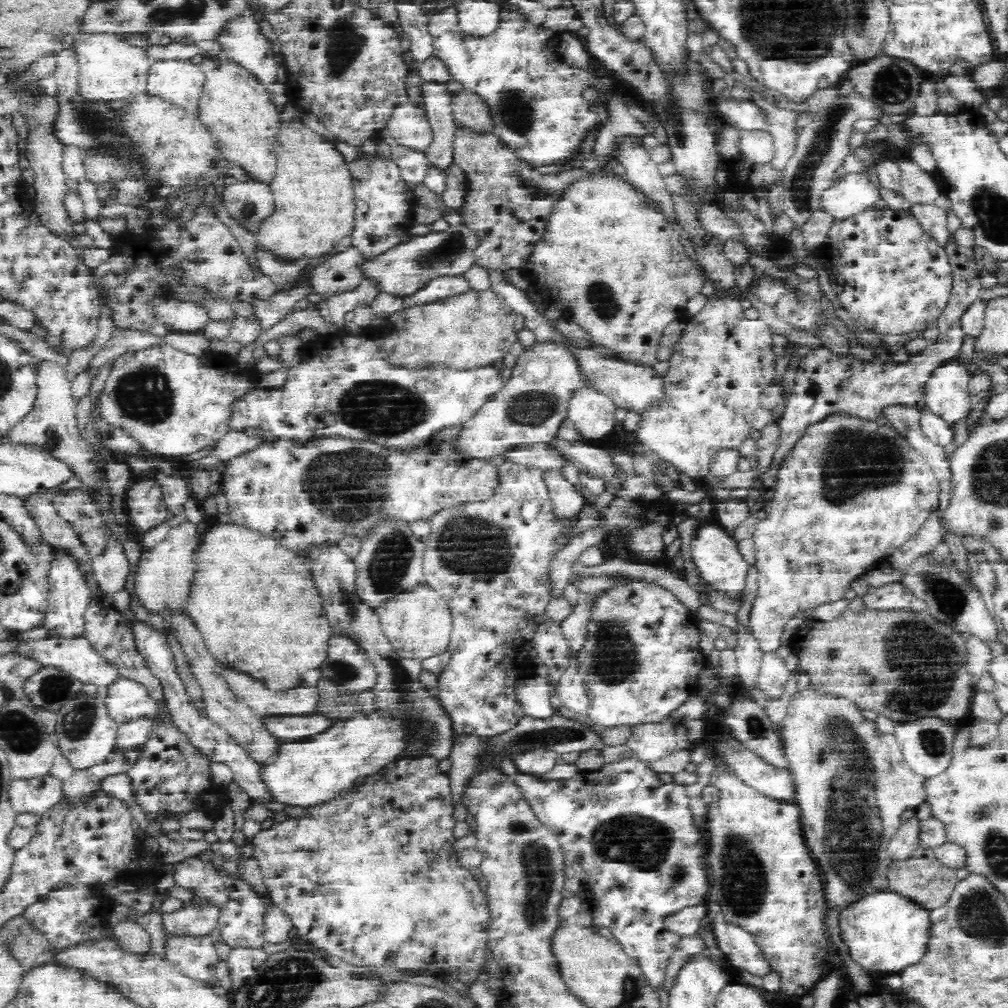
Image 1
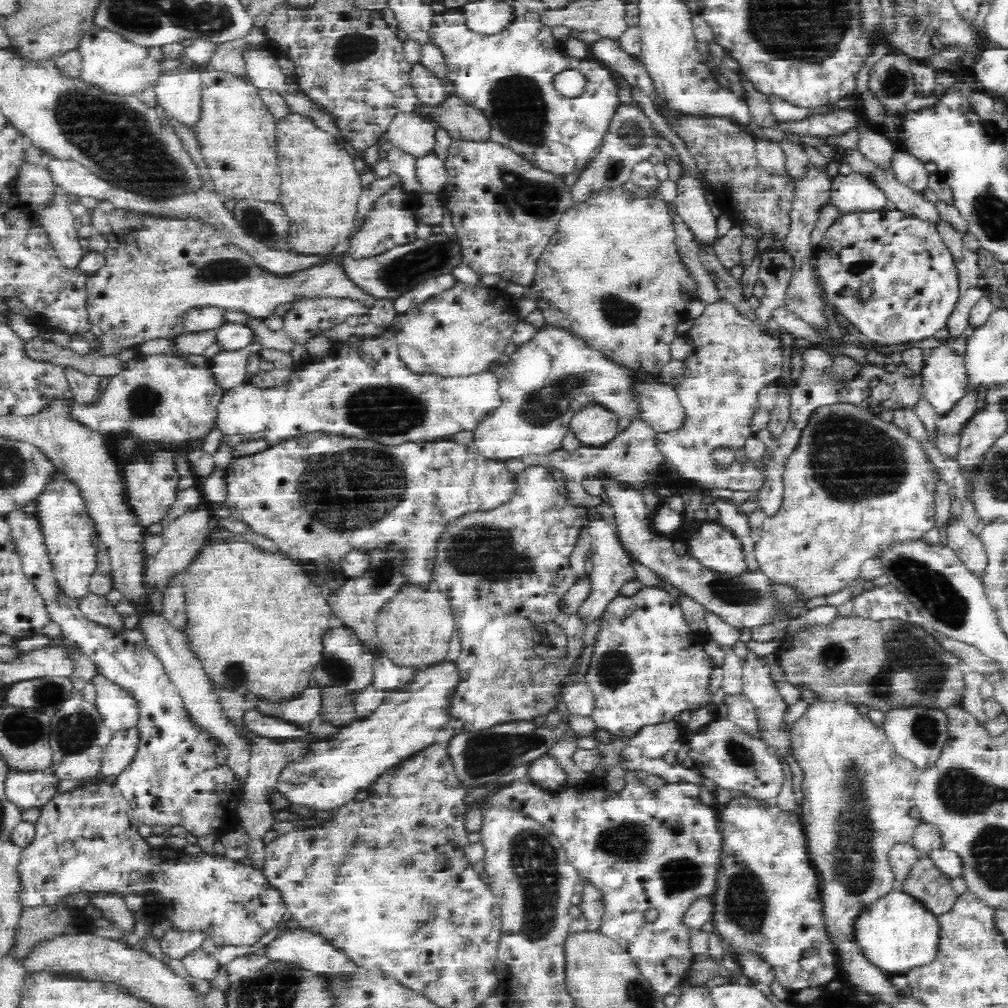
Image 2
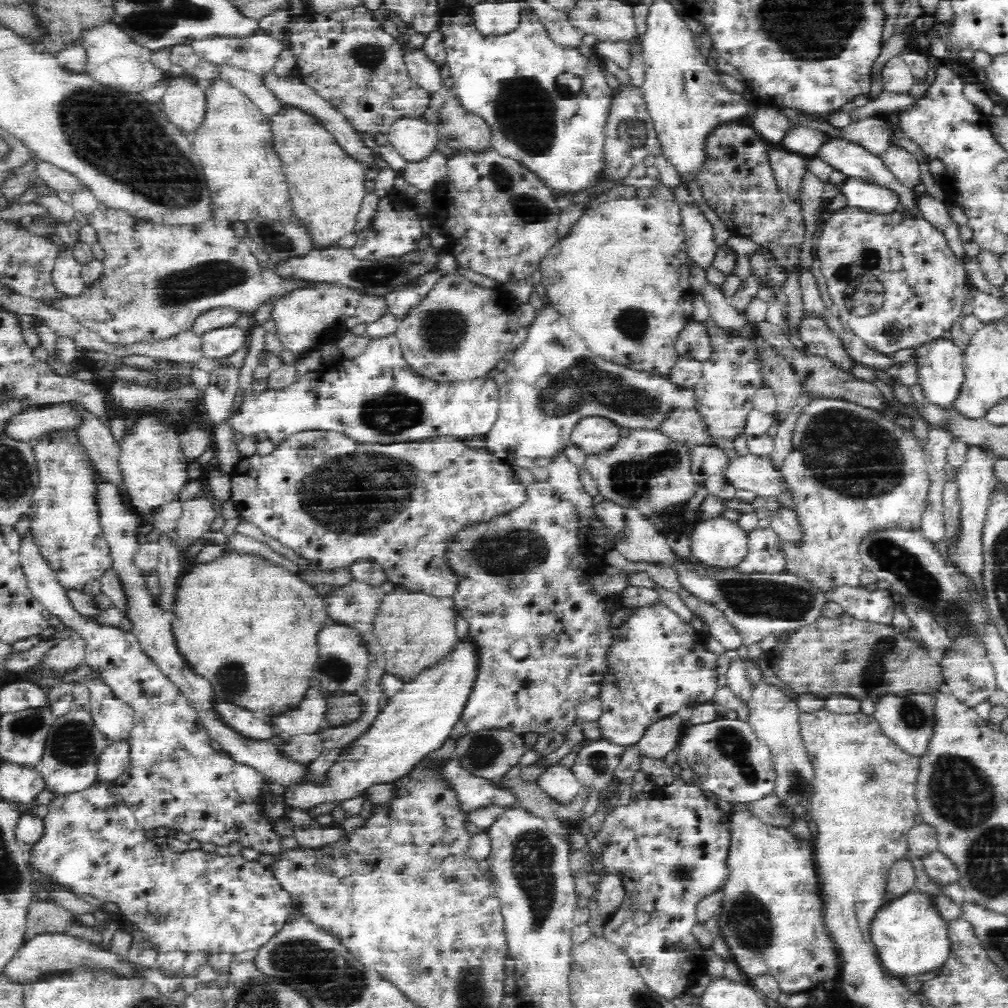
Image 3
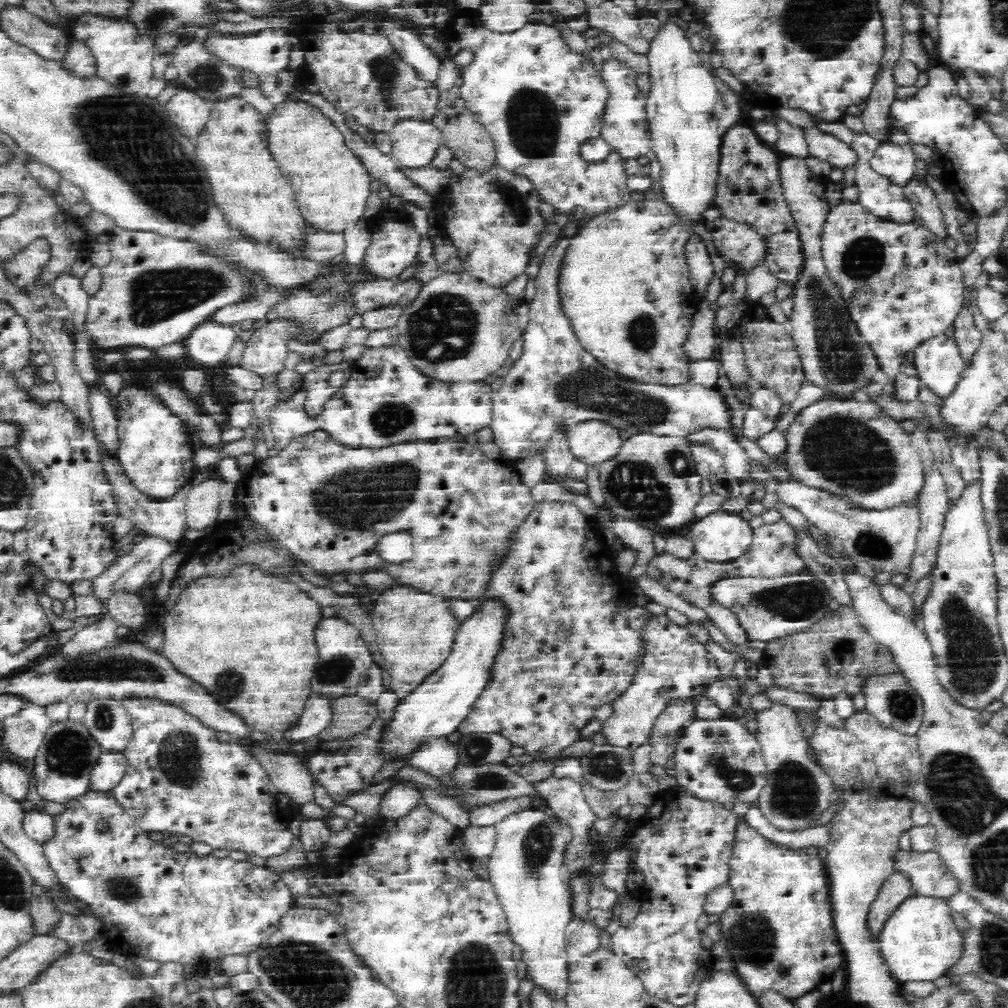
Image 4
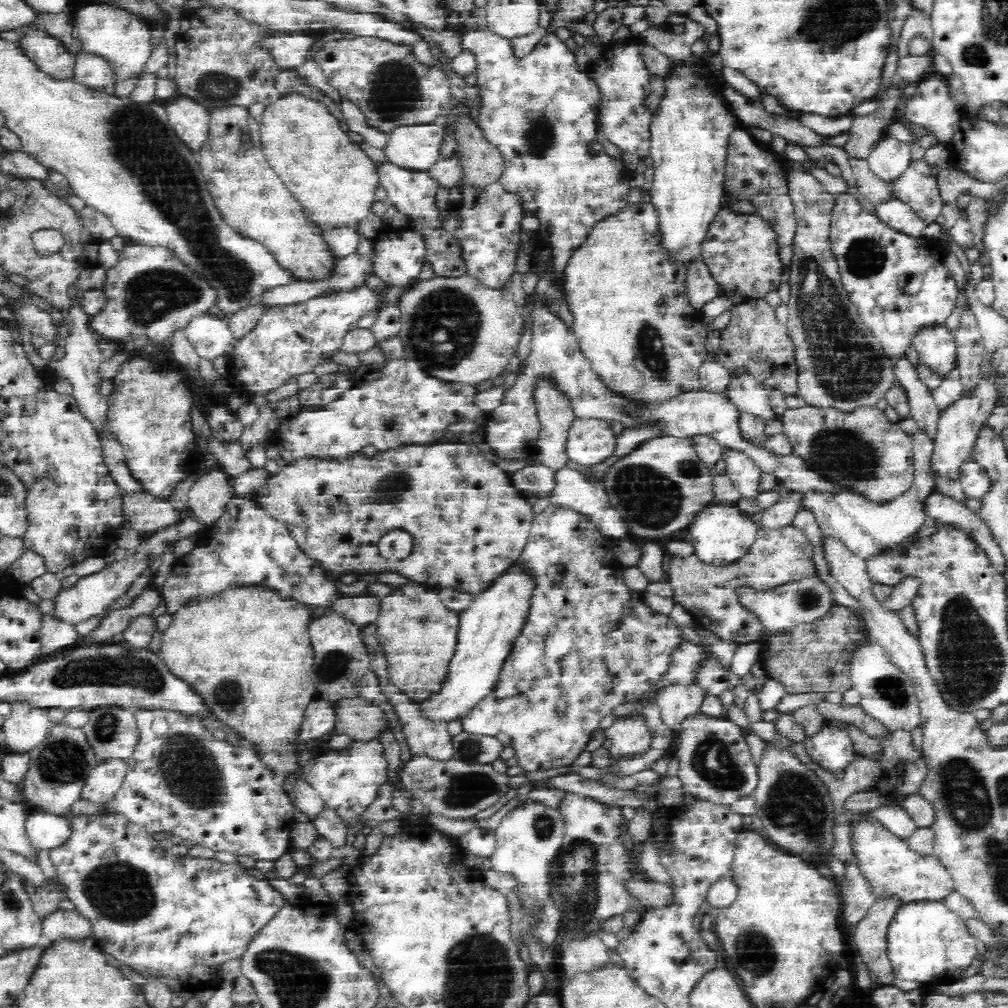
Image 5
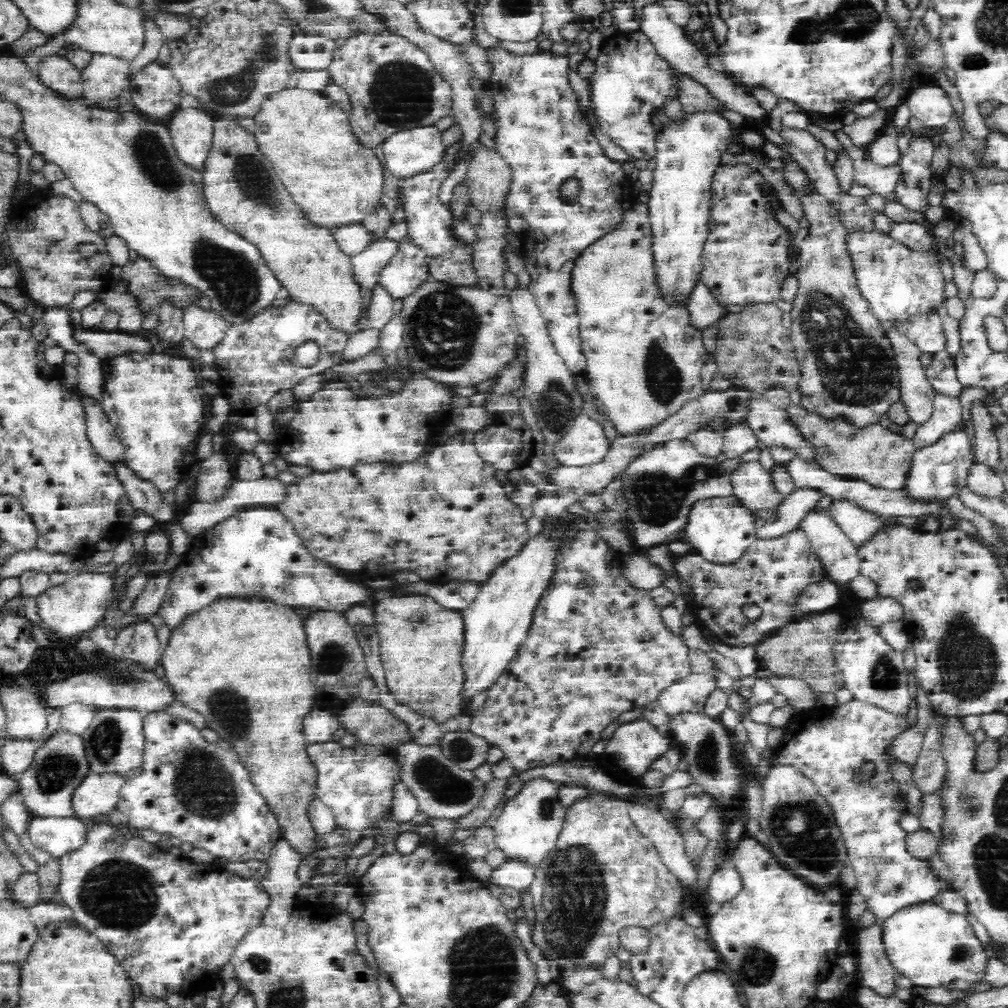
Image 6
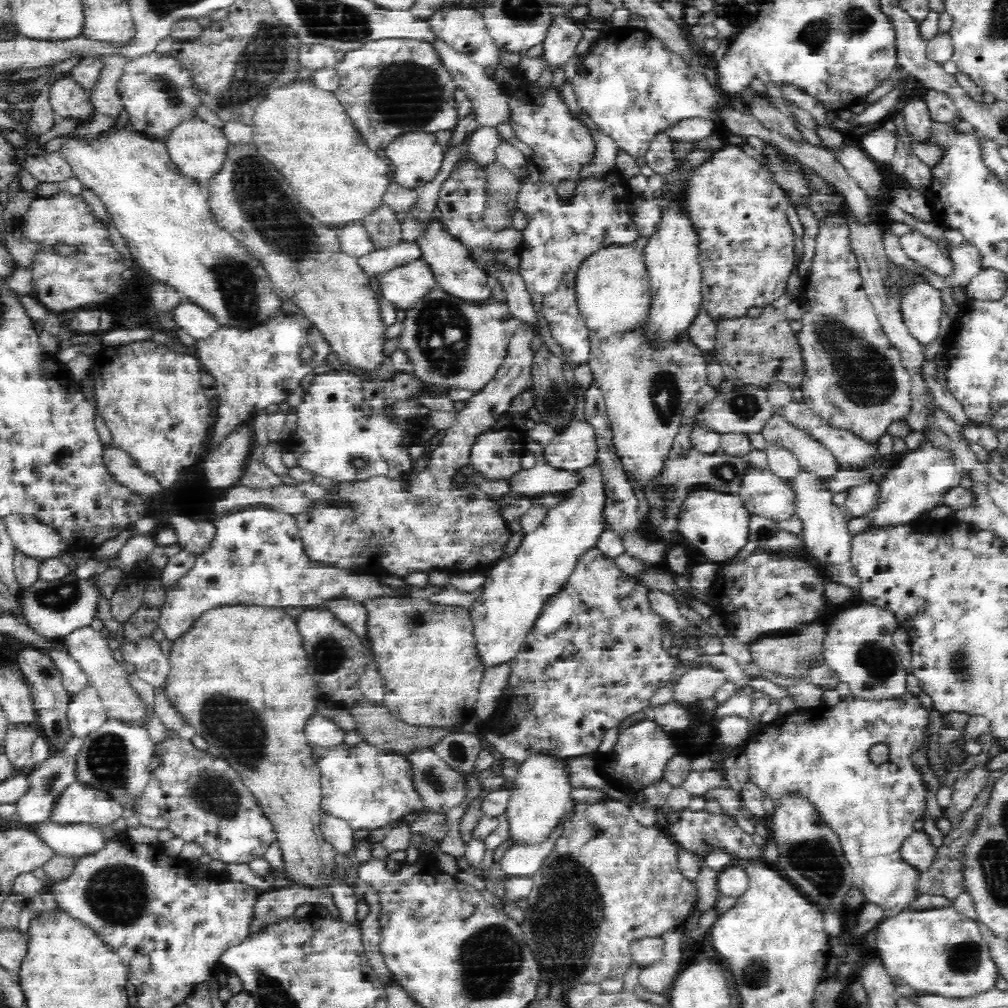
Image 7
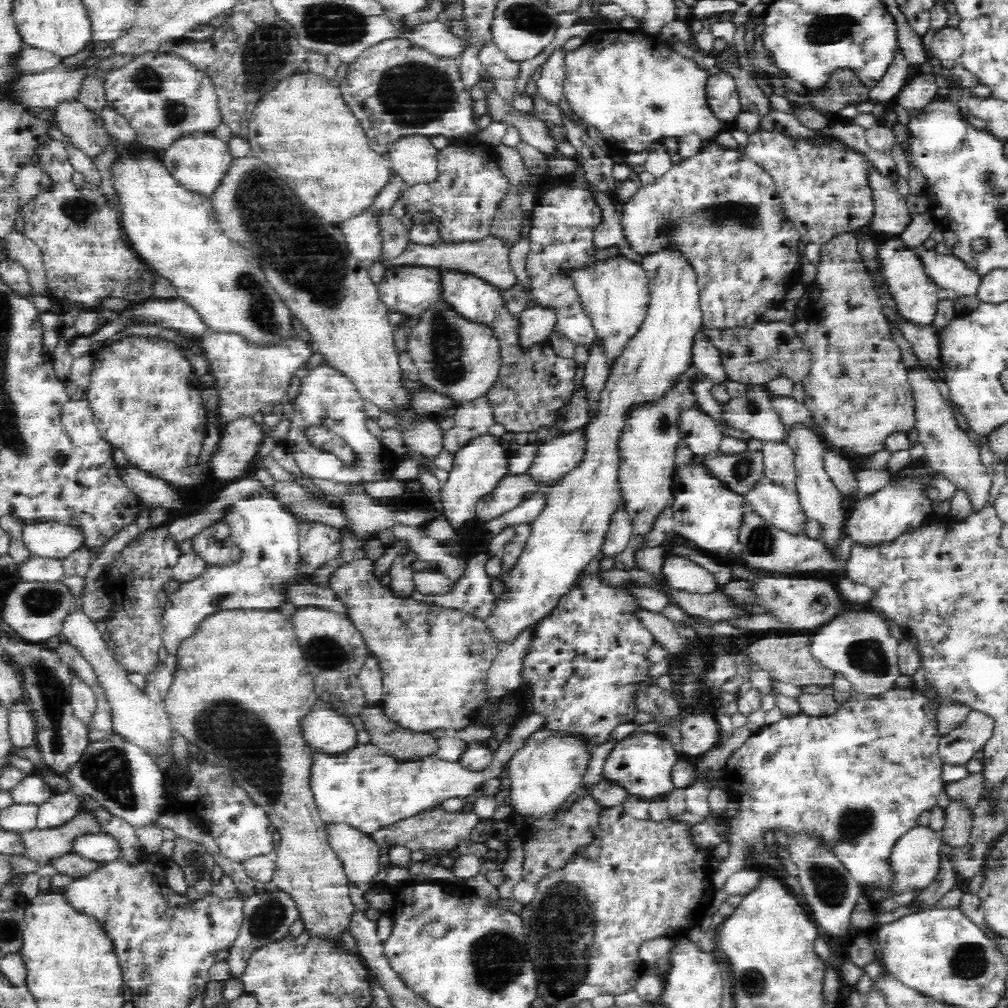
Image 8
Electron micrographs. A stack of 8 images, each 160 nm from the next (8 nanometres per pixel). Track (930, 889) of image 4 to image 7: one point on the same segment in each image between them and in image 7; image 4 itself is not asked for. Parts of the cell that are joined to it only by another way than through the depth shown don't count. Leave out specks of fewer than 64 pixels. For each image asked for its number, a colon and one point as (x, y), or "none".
5: (892, 868)
6: (828, 744)
7: (821, 754)

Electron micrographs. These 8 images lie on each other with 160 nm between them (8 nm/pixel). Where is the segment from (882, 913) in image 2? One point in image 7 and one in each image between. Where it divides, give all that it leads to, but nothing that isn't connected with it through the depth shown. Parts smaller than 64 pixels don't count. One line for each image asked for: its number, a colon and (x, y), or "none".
3: (911, 938)
4: (919, 941)
5: (926, 942)
6: (933, 947)
7: (938, 951)

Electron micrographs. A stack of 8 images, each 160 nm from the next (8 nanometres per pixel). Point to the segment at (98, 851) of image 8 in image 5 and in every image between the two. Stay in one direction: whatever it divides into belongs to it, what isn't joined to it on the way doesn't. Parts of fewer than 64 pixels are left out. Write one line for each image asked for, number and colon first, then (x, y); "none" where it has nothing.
5: (46, 830)
6: (58, 836)
7: (71, 840)

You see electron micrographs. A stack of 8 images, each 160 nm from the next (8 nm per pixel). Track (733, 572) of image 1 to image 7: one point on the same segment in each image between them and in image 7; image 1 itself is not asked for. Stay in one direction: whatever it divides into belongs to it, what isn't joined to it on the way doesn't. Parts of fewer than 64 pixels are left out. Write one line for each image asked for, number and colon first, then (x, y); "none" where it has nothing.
2: (713, 546)
3: (718, 542)
4: (721, 537)
5: (721, 534)
6: (720, 530)
7: (717, 524)

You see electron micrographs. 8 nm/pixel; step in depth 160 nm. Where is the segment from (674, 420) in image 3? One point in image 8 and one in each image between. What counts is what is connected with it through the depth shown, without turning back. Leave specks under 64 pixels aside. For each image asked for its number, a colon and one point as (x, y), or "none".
4: (736, 462)
5: (742, 471)
6: (753, 488)
7: (764, 494)
8: (780, 506)

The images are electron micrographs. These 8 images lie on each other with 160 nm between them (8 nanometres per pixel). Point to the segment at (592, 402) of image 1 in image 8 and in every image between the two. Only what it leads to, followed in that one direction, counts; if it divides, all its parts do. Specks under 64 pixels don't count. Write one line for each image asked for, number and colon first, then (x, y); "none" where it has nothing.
2: (594, 424)
3: (592, 434)
4: (593, 441)
5: (590, 442)
6: (584, 444)
7: (575, 448)
8: (555, 459)

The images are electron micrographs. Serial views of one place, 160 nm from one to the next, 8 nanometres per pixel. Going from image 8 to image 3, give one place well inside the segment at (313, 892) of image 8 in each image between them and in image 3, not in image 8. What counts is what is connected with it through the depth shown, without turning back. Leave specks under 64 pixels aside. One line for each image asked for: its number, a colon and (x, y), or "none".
3: (249, 626)
4: (248, 637)
5: (246, 651)
6: (243, 662)
7: (238, 676)

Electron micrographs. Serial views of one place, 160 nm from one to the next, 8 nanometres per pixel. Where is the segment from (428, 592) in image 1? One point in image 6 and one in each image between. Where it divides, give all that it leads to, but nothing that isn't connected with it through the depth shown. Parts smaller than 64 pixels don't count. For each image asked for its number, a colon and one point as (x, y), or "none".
2: (415, 628)
3: (415, 629)
4: (415, 631)
5: (417, 632)
6: (421, 642)

